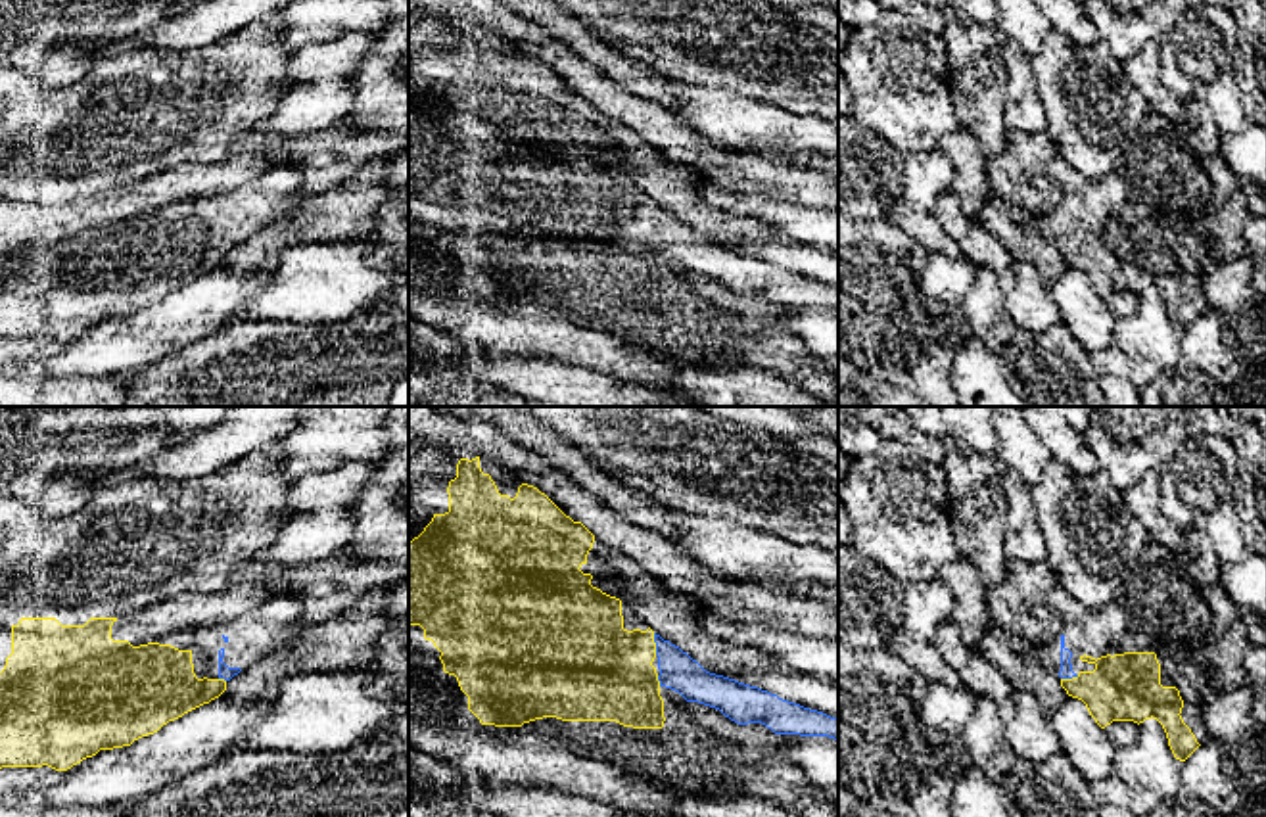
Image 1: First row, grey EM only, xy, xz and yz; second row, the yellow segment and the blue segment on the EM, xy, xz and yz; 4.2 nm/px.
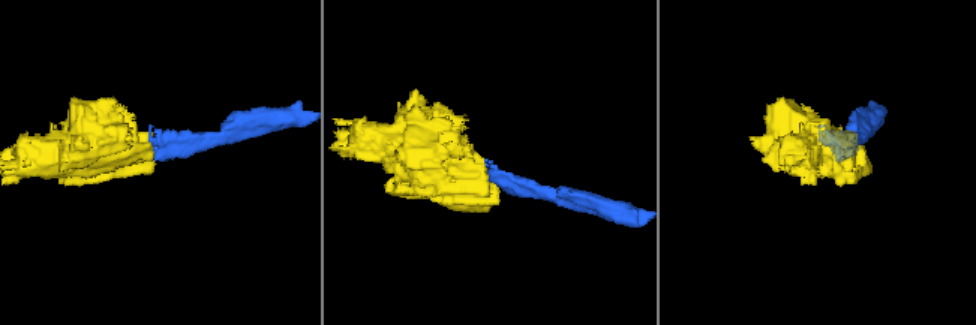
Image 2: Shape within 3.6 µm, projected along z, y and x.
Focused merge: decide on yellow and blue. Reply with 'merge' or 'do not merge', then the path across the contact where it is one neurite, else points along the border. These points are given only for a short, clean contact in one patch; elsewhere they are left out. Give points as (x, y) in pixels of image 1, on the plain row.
merge

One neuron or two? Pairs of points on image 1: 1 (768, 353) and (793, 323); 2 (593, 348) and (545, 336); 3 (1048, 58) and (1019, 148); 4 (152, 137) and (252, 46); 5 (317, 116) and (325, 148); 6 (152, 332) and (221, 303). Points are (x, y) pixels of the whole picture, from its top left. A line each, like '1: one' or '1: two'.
1: two
2: one
3: two
4: one
5: two
6: one

